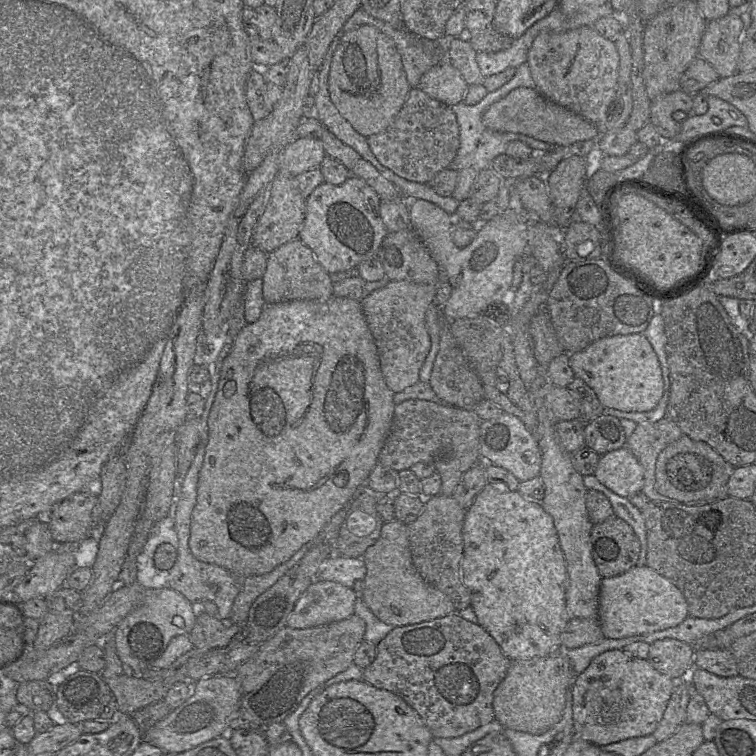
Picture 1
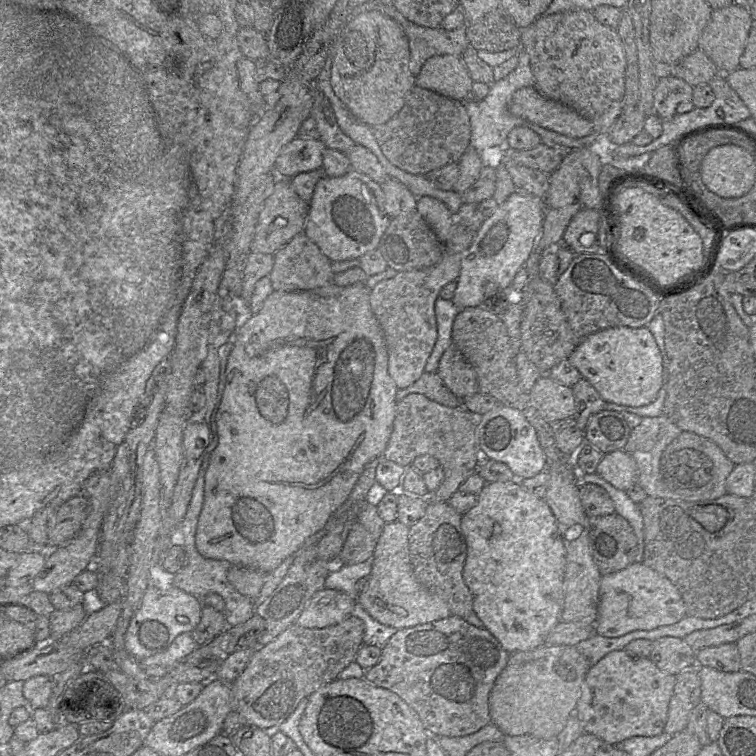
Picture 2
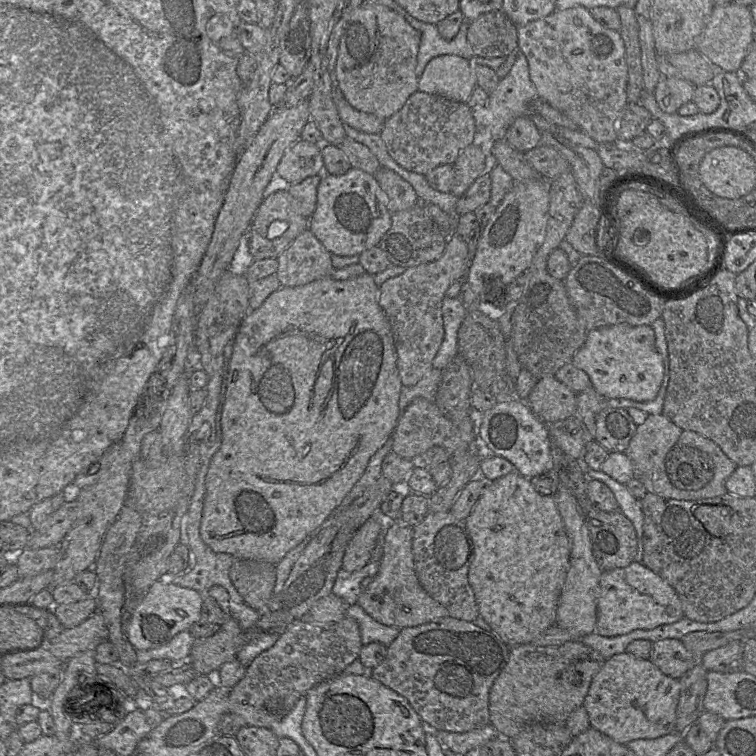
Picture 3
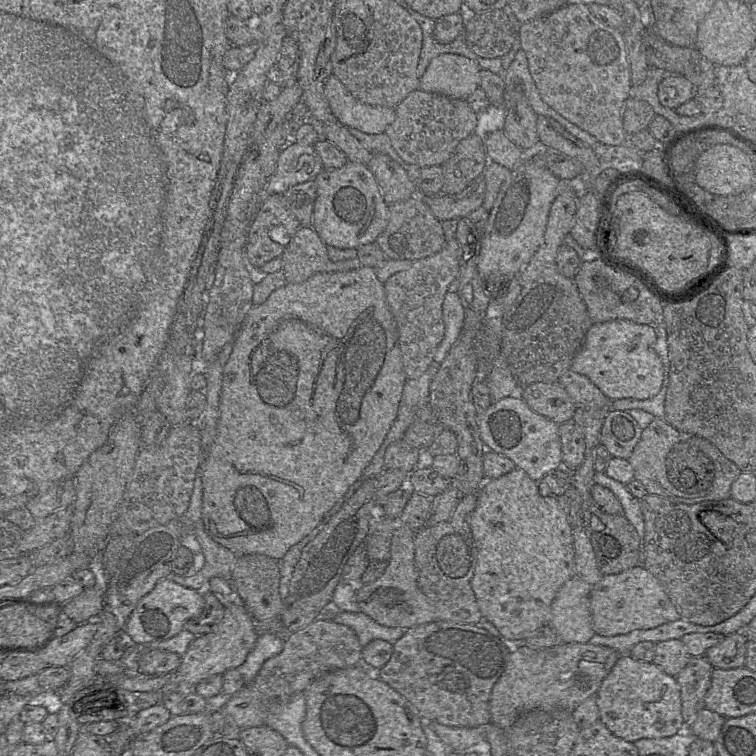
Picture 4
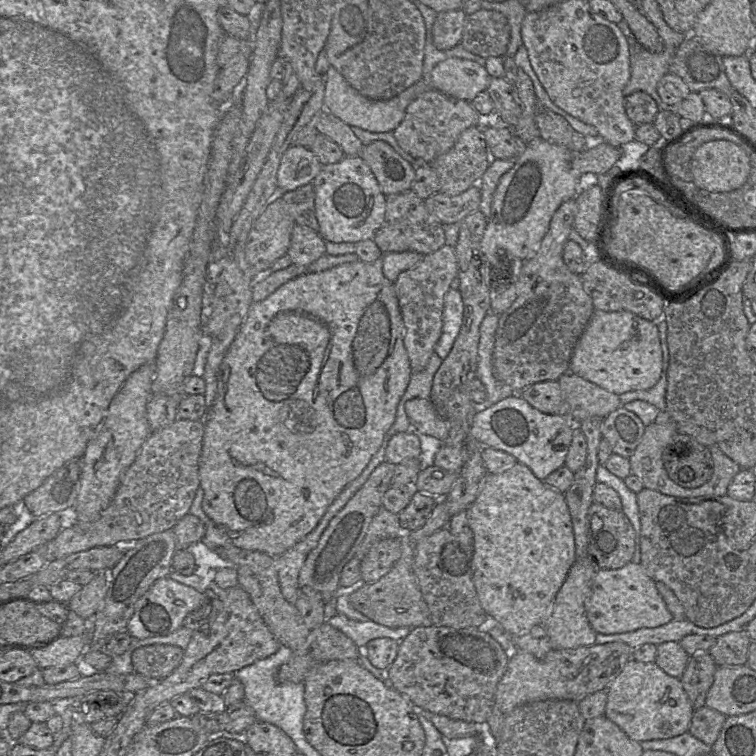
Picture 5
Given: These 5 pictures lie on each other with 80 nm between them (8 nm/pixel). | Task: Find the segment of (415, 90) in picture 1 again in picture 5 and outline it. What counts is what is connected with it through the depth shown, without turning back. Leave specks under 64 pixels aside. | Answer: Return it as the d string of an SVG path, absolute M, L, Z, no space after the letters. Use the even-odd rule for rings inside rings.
M428 89L407 106L405 116L393 135L403 150L418 161L429 164L450 150L460 134L469 127L477 126L478 121L479 114L469 101Z

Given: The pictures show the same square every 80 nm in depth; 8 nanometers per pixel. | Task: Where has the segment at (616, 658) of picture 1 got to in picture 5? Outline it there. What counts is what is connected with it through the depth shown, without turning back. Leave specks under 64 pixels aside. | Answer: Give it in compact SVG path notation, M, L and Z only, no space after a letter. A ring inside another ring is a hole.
M630 659L607 687L604 715L619 726L630 739L642 742L668 739L688 732L693 708L680 678L668 675L655 662Z

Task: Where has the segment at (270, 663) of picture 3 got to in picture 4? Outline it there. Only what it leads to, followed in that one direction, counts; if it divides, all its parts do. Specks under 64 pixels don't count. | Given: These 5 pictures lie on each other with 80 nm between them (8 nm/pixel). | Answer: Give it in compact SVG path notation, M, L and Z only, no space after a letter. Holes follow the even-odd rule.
M316 619L308 626L288 635L283 650L263 664L255 679L246 684L239 692L224 698L224 712L230 715L240 730L266 725L271 713L271 705L279 704L305 690L321 676L335 670L353 667L362 663L362 650L359 639L353 629L338 624L332 619Z

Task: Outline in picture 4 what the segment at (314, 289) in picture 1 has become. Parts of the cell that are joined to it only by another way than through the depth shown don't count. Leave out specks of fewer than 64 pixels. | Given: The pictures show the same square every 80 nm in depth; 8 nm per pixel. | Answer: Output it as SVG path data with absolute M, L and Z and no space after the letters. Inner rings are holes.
M301 226L281 255L287 283L301 283L322 273L329 263L327 245L311 226Z

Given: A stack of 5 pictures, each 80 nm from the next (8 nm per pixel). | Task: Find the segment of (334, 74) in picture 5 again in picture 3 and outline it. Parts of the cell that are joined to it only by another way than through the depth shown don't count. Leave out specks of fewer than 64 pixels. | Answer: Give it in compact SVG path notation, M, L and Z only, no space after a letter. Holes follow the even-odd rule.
M336 84L332 88L332 99L343 123L364 133L380 134L384 127L385 119L353 108Z

